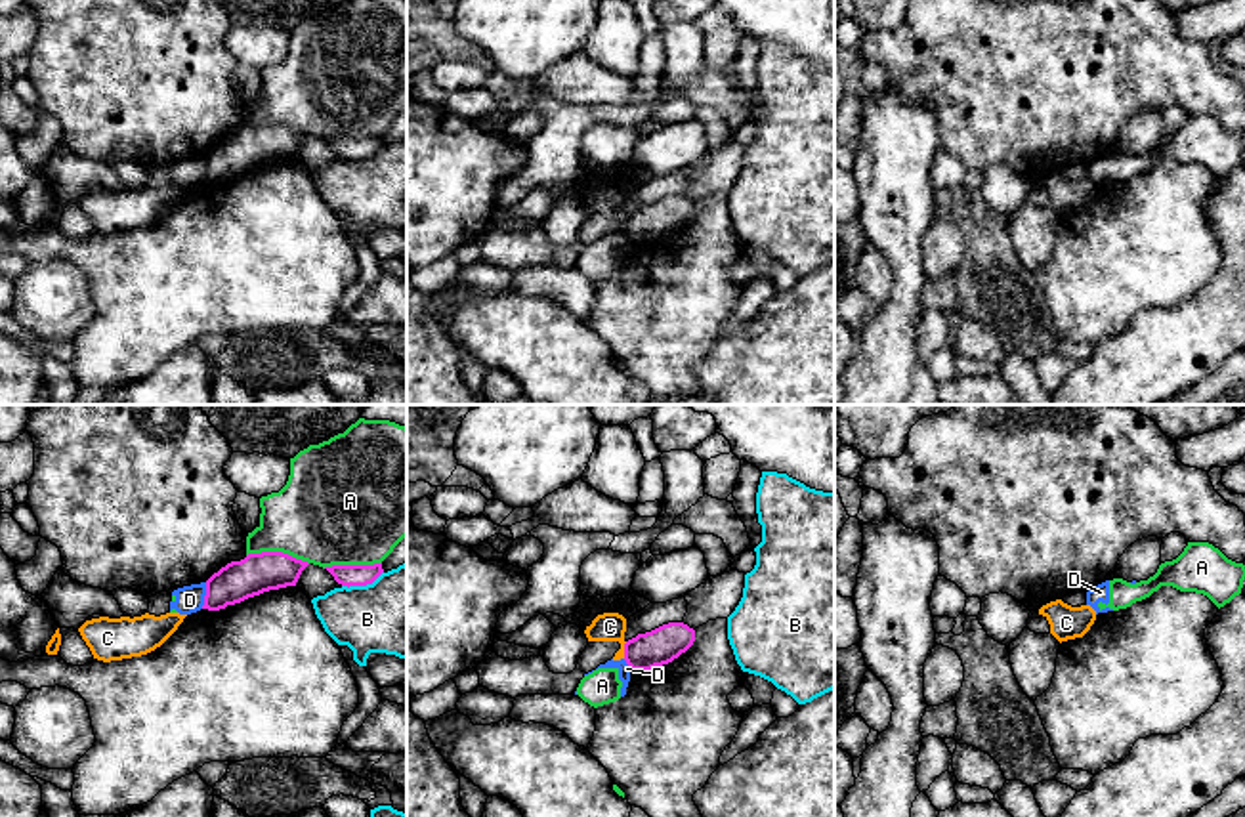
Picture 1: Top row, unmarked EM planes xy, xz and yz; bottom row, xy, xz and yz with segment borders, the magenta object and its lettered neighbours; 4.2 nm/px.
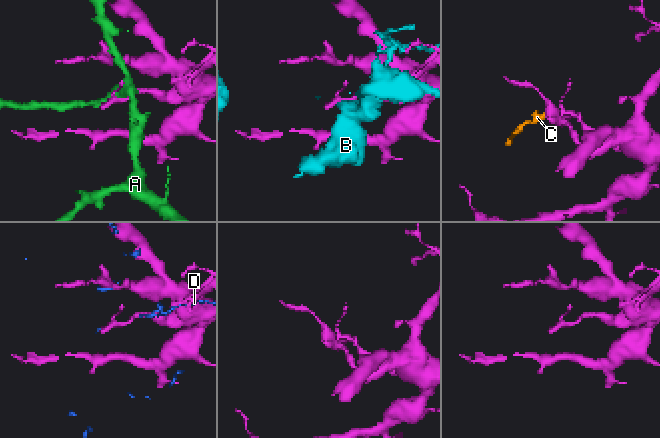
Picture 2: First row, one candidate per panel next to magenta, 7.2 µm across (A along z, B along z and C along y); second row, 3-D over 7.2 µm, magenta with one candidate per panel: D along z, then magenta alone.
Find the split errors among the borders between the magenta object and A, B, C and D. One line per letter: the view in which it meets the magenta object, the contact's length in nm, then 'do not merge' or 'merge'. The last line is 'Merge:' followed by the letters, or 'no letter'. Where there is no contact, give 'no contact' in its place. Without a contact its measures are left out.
A: meets magenta in xy; contact 260 nm long; do not merge
B: meets magenta in xy; contact 190 nm long; do not merge
C: meets magenta in xz; contact 70 nm long; merge
D: meets magenta in xy; contact 110 nm long; do not merge
Merge: C

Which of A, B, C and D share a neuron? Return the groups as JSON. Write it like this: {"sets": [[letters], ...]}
{"sets": [["A", "D"], ["B"], ["C"]]}

